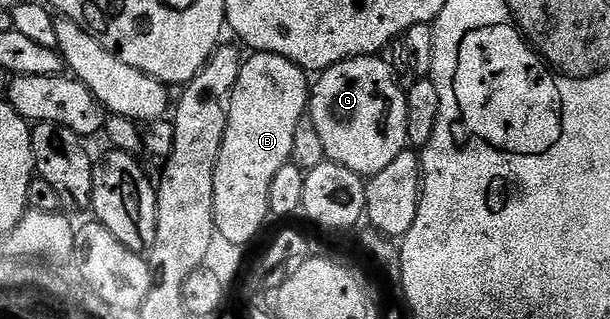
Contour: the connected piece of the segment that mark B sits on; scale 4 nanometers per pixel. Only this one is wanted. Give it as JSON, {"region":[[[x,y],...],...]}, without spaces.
{"region":[[[257,52],[249,57],[249,60],[247,57],[241,63],[238,82],[234,82],[232,97],[227,102],[228,121],[214,170],[216,231],[235,246],[250,243],[259,234],[264,219],[269,219],[270,182],[274,182],[274,174],[278,174],[282,166],[290,163],[294,150],[294,130],[298,130],[298,122],[305,119],[310,108],[309,73],[278,54]]]}

